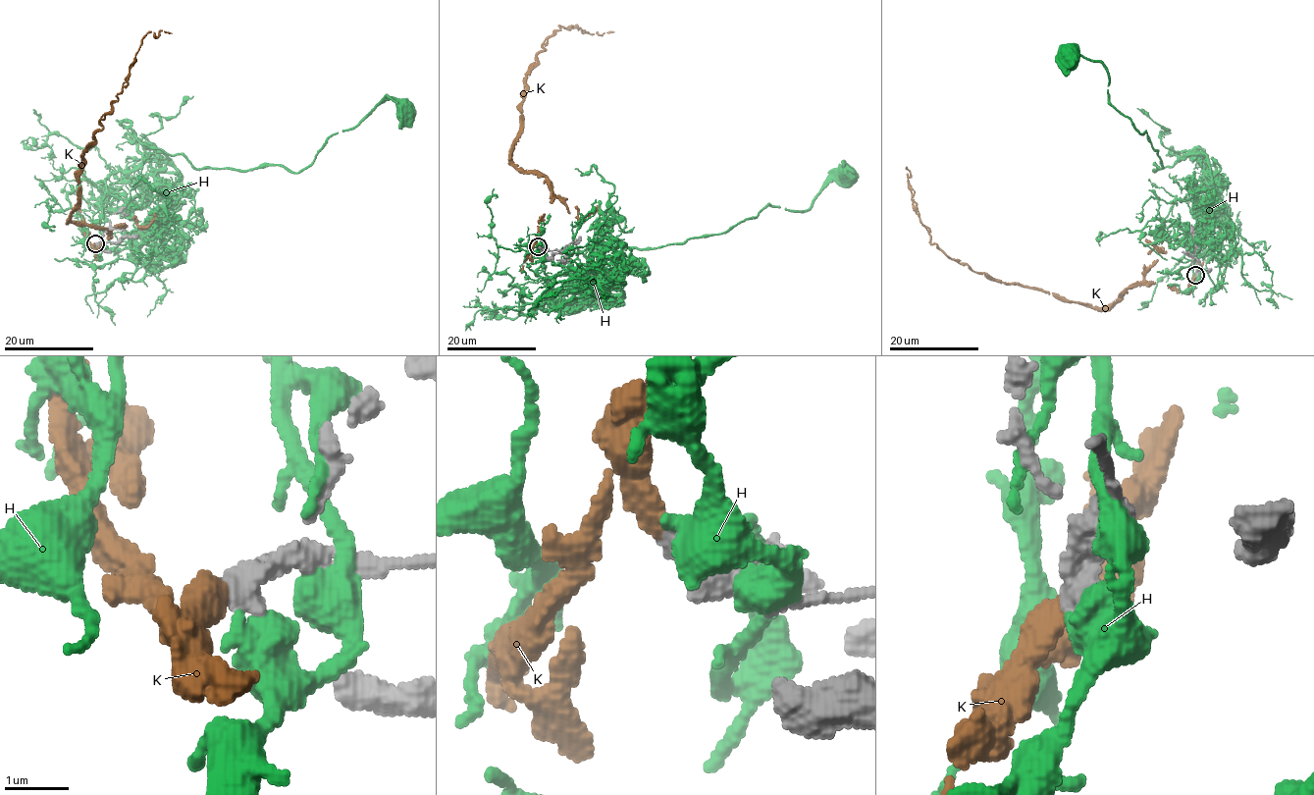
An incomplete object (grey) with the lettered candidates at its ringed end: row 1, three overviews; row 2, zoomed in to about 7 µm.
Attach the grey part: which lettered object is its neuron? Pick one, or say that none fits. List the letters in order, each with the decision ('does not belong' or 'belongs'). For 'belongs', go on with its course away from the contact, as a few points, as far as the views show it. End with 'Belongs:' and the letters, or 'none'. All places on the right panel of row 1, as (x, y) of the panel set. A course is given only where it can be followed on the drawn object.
H: does not belong
K: belongs; it runs (1195, 275), (1183, 291), (1132, 284), (1110, 307), (992, 281), (932, 243), (907, 166)
Belongs: K

